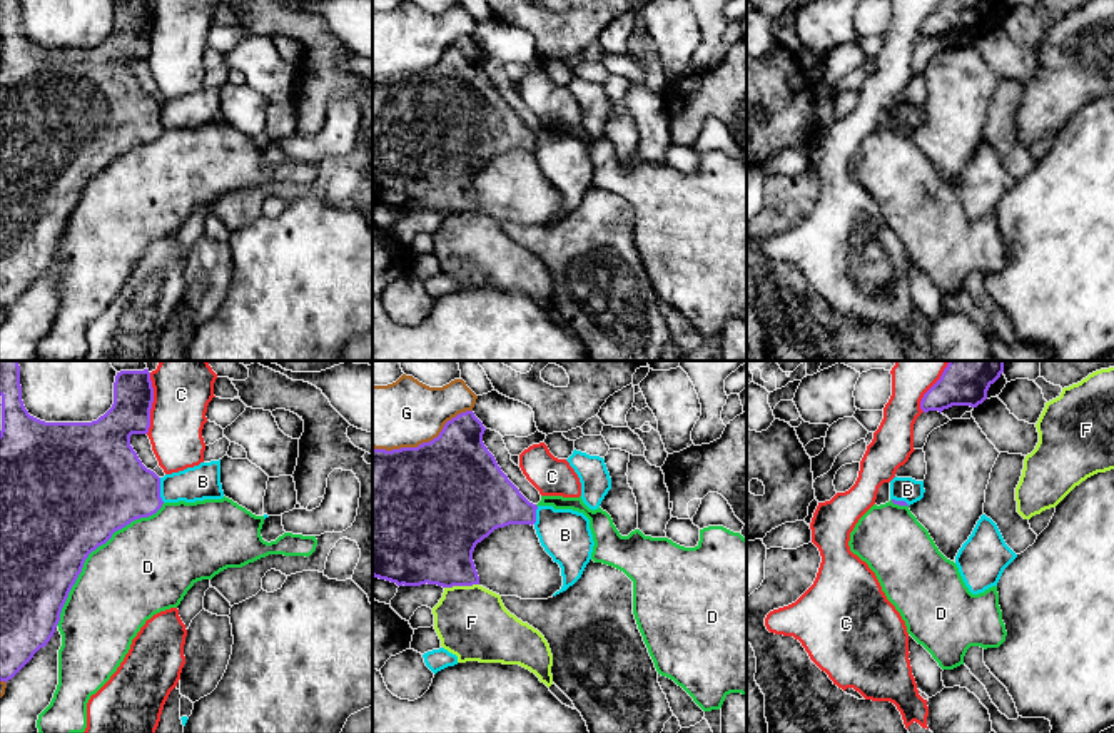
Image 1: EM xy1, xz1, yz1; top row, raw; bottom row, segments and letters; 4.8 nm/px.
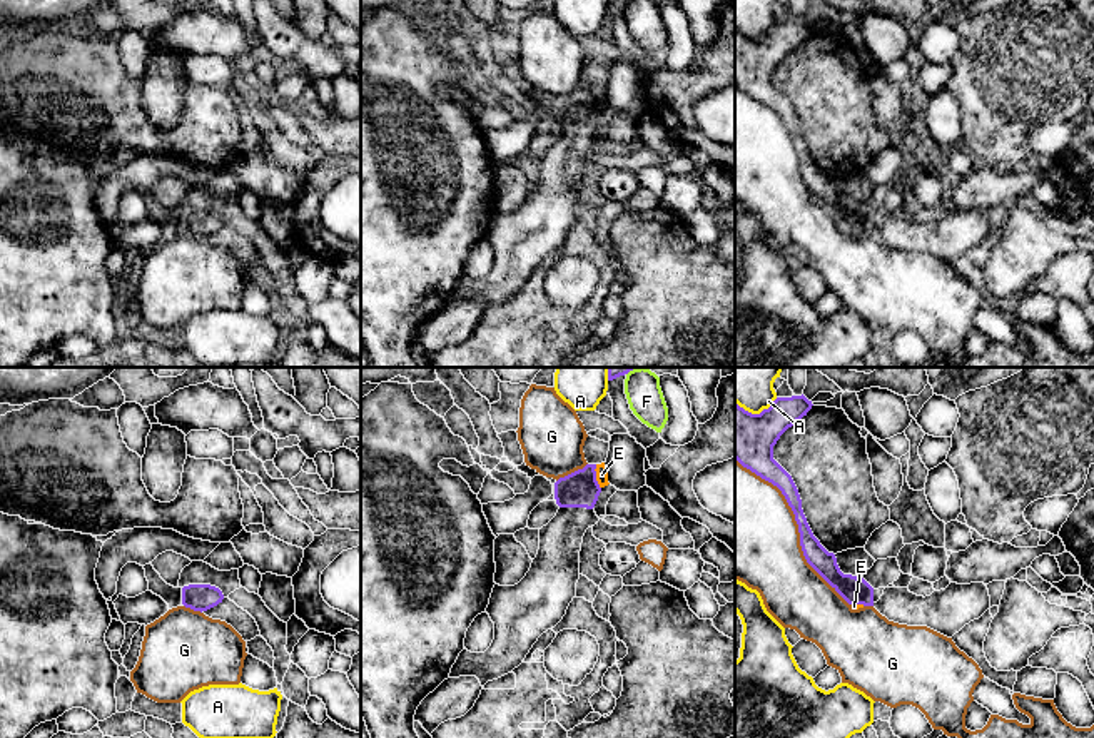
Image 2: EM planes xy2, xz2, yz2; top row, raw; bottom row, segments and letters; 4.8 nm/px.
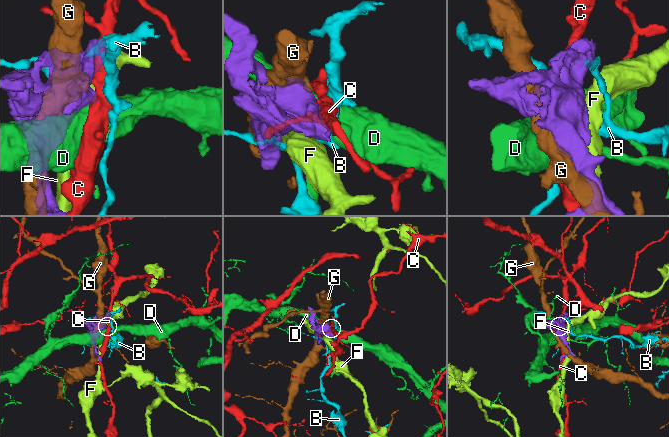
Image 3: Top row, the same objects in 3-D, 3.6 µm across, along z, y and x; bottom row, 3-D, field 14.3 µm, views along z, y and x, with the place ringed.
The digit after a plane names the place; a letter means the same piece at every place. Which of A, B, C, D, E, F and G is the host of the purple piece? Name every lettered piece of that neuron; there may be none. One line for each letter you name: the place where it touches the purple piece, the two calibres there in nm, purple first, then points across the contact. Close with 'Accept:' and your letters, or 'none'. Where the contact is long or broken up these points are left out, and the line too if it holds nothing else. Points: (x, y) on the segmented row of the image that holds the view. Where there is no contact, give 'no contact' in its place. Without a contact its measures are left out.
Accept: none

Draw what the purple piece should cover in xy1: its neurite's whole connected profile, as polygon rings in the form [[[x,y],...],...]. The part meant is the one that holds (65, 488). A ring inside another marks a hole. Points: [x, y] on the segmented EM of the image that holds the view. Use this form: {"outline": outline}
{"outline": [[[0,361],[2,431],[0,431],[0,681],[12,680],[33,655],[47,646],[60,621],[62,608],[72,586],[82,573],[84,563],[92,551],[105,544],[112,534],[135,519],[155,514],[164,501],[160,498],[160,478],[147,469],[130,446],[132,434],[147,434],[150,427],[150,409],[154,387],[149,369],[120,371],[114,382],[112,407],[92,422],[45,422],[28,414],[22,401],[18,361]]]}

